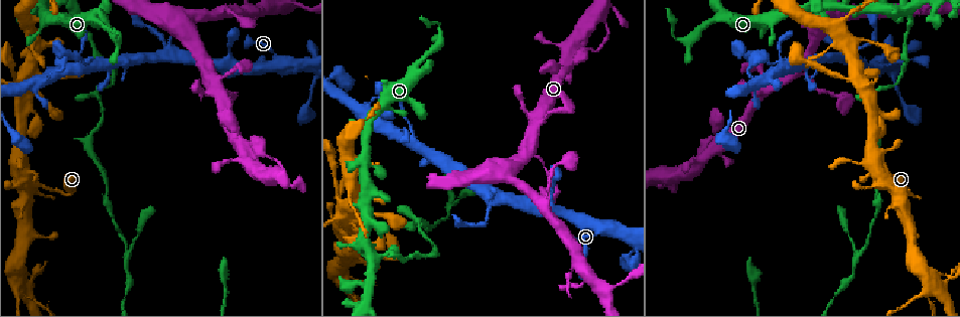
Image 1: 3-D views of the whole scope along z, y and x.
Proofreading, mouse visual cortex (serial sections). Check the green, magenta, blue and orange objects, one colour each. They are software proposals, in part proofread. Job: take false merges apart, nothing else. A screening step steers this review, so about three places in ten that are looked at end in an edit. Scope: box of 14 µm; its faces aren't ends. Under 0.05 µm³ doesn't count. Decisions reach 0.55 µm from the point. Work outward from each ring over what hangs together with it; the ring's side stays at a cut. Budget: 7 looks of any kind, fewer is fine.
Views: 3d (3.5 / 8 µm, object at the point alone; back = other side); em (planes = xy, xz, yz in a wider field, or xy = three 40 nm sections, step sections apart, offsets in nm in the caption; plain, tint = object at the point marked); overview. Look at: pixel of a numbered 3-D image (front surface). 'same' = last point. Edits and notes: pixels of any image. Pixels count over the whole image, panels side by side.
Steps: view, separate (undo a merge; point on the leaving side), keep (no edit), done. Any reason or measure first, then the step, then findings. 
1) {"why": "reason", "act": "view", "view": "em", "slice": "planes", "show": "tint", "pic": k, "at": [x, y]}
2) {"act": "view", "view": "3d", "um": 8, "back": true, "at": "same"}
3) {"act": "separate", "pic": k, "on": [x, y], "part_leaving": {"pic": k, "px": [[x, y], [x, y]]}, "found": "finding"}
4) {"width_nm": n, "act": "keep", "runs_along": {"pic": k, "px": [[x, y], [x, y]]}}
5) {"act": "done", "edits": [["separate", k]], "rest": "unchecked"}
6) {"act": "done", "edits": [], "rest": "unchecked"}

{"why": "calibre changes", "act": "view", "view": "3d", "um": 3.5, "pic": 1, "at": [529, 148]}

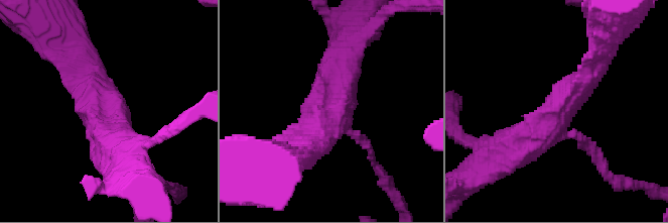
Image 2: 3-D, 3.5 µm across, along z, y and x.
{"act": "keep", "runs_along": {"pic": 2, "px": [[499, 151], [546, 130], [594, 68]]}, "found": "all the same cell"}

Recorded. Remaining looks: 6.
{"act": "view", "view": "3d", "um": 3.5, "pic": 1, "at": [70, 10]}

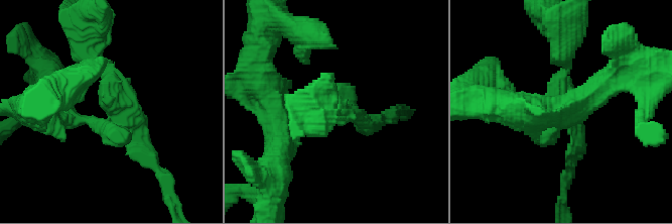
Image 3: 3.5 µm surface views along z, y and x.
{"act": "view", "view": "em", "slice": "xy", "step": 1, "show": "plain", "pic": 3, "at": [115, 112]}

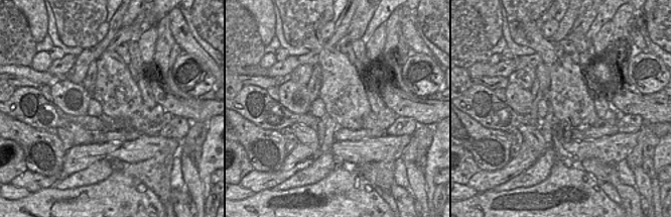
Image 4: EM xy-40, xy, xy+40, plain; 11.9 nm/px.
{"why": "with the object marked", "act": "view", "view": "em", "slice": "xy", "step": 1, "show": "tint", "at": "same"}

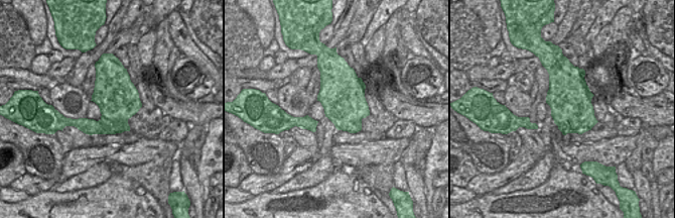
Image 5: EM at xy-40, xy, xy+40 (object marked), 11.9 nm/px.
{"act": "separate", "pic": 3, "on": [342, 121], "border": {"pic": 5, "px": [[98, 121], [103, 126], [105, 133]]}, "found": "two cells meet here"}

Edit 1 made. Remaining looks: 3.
{"act": "view", "view": "3d", "um": 3.5, "pic": 1, "at": [35, 183]}

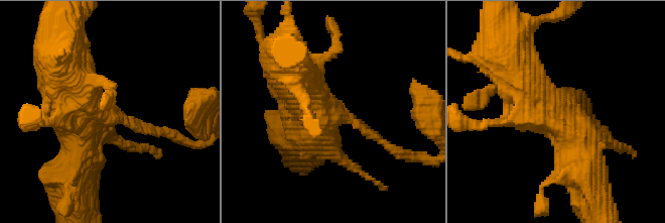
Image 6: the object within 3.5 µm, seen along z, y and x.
{"why": "shape alone is not enough", "act": "view", "view": "em", "slice": "xy", "step": 2, "show": "tint", "pic": 6, "at": [337, 113]}

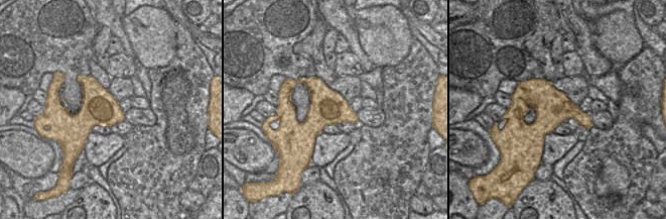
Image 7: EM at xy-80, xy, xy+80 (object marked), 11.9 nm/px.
{"act": "keep", "runs_along": {"pic": 6, "px": [[392, 150], [324, 104], [305, 68]]}, "found": "continuous, no second cell"}

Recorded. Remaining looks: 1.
{"act": "done", "edits": [["separate", 3]], "rest": "unchecked"}

